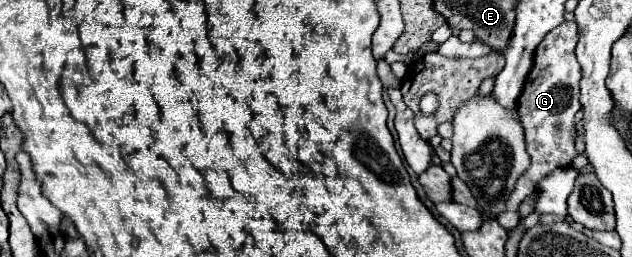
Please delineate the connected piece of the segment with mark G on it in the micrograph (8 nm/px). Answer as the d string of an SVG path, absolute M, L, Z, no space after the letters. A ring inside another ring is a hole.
M565 21L565 25L555 27L547 37L539 43L533 67L527 75L523 93L517 101L517 115L521 127L525 131L525 145L531 157L531 165L523 177L515 183L515 189L507 201L507 211L497 217L497 221L511 231L519 223L517 207L519 203L533 193L535 183L549 175L555 167L569 167L571 159L577 155L575 149L575 113L579 111L579 77L581 69L575 59L575 45L577 45L577 25L573 21Z

